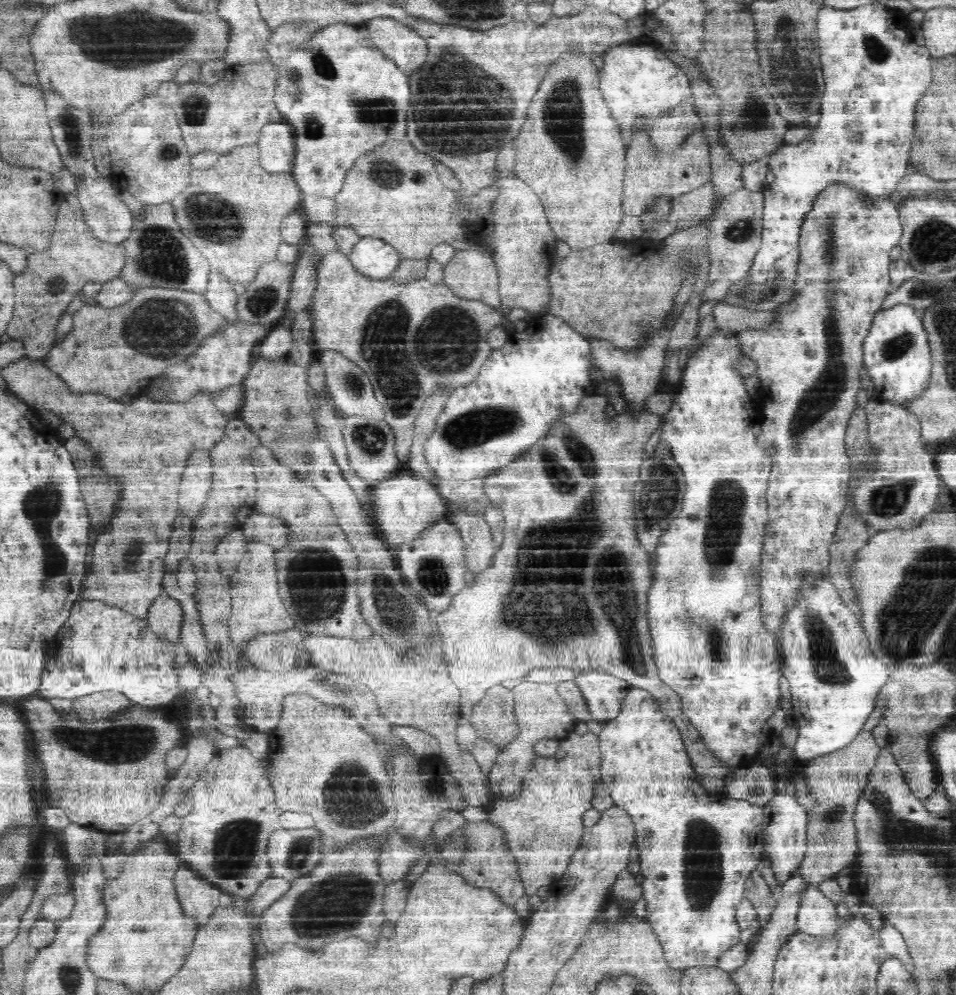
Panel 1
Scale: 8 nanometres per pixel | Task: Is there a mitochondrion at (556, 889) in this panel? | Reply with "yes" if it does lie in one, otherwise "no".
no

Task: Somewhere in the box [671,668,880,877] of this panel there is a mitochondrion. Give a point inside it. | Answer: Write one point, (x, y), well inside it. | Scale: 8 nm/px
(832, 816)

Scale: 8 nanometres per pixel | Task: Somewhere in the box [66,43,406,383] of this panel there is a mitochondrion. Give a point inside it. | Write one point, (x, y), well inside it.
(157, 327)

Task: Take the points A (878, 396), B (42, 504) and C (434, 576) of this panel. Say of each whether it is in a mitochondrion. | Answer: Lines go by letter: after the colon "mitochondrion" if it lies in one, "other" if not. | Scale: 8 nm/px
A: other
B: mitochondrion
C: mitochondrion

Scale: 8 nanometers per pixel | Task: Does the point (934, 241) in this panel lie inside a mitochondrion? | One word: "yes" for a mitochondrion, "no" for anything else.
yes

